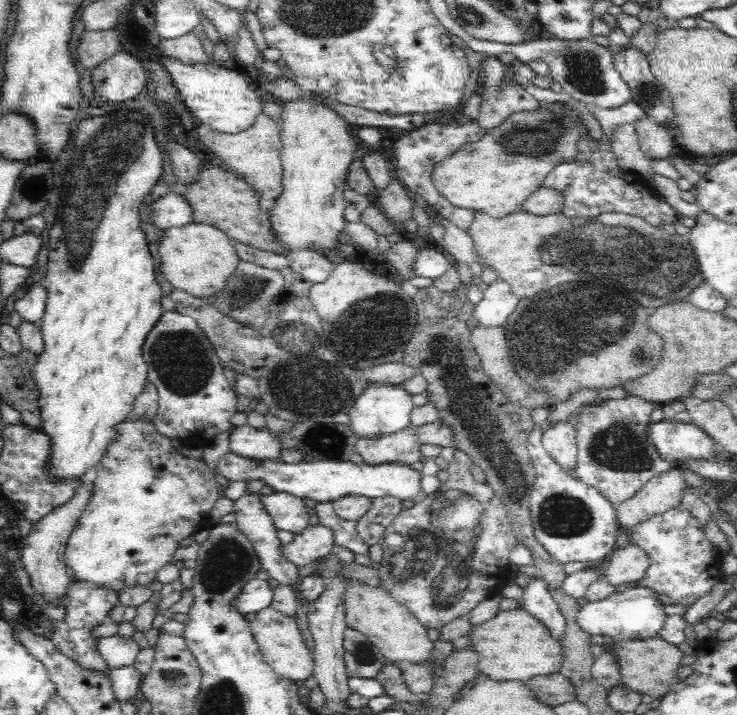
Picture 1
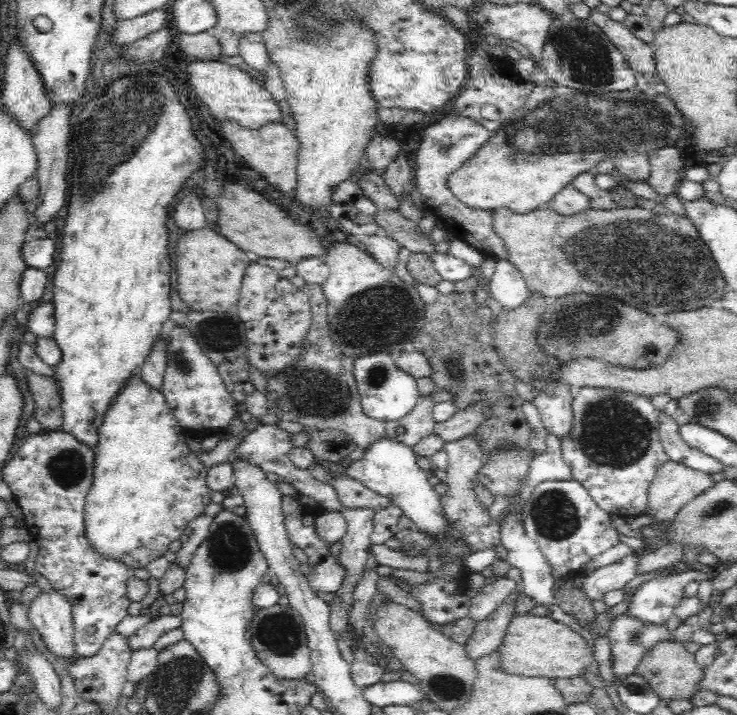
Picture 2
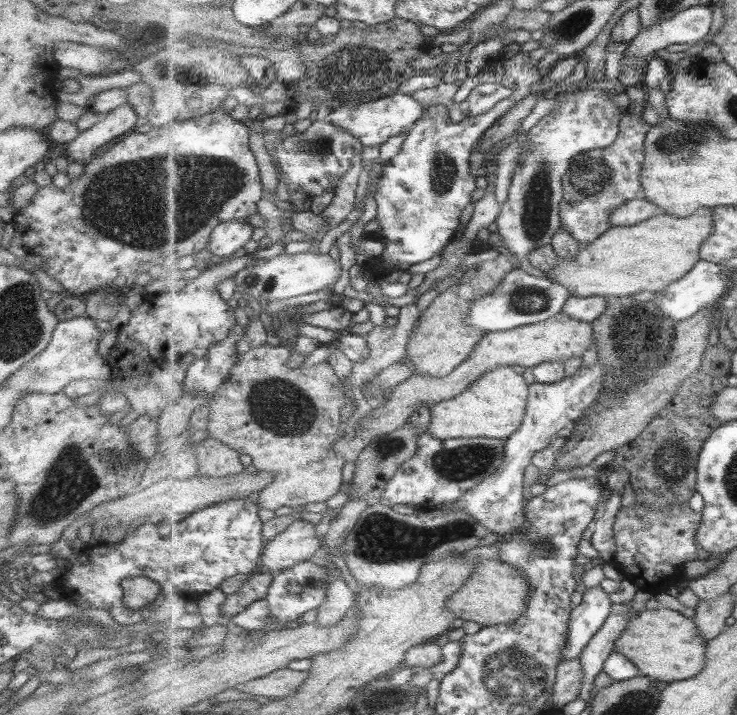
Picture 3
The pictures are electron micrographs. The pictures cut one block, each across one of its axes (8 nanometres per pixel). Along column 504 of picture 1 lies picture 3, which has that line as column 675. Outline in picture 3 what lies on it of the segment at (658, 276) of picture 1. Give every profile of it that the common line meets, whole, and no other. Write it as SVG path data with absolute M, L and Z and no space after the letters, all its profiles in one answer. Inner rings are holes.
M702 207L691 217L661 212L645 223L613 227L593 244L585 246L573 260L560 259L549 278L565 285L578 297L605 296L620 299L637 292L663 292L687 276L702 259L702 246L715 232L713 209Z

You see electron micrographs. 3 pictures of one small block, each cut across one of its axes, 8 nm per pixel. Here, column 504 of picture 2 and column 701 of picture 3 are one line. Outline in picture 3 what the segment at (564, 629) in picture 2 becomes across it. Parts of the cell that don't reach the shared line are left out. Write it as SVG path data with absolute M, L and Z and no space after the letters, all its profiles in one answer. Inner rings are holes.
M669 608L645 609L627 625L625 633L617 640L615 651L625 653L639 667L641 674L672 683L689 680L705 670L708 645L694 618Z

